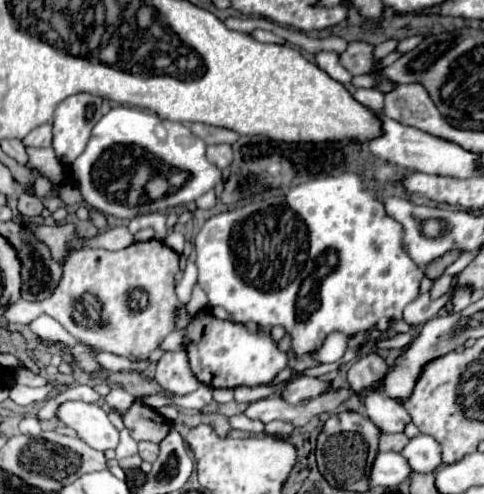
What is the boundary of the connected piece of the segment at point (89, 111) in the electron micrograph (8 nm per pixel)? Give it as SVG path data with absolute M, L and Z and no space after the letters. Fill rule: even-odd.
M75 94L65 98L53 114L53 150L61 164L69 166L85 150L89 134L101 118L101 98Z

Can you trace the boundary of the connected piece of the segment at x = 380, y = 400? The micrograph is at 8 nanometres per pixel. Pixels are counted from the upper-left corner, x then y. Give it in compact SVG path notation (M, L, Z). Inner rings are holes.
M377 392L363 396L361 406L367 418L371 418L371 422L375 422L375 426L379 426L381 432L403 432L405 424L411 422L403 406L399 406L391 398L385 398Z

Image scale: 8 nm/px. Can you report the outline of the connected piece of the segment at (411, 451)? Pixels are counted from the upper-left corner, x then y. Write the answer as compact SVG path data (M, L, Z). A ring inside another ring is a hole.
M419 434L415 438L409 438L407 446L401 450L403 458L407 458L411 470L415 472L435 472L441 462L441 446L435 438L427 434Z

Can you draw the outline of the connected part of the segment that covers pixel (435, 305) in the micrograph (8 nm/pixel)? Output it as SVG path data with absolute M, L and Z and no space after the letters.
M421 294L419 298L415 298L413 302L409 302L403 310L403 320L411 326L417 324L425 324L427 320L435 318L439 314L441 308L445 308L447 304L447 296L439 298L439 300L429 300L429 294Z

